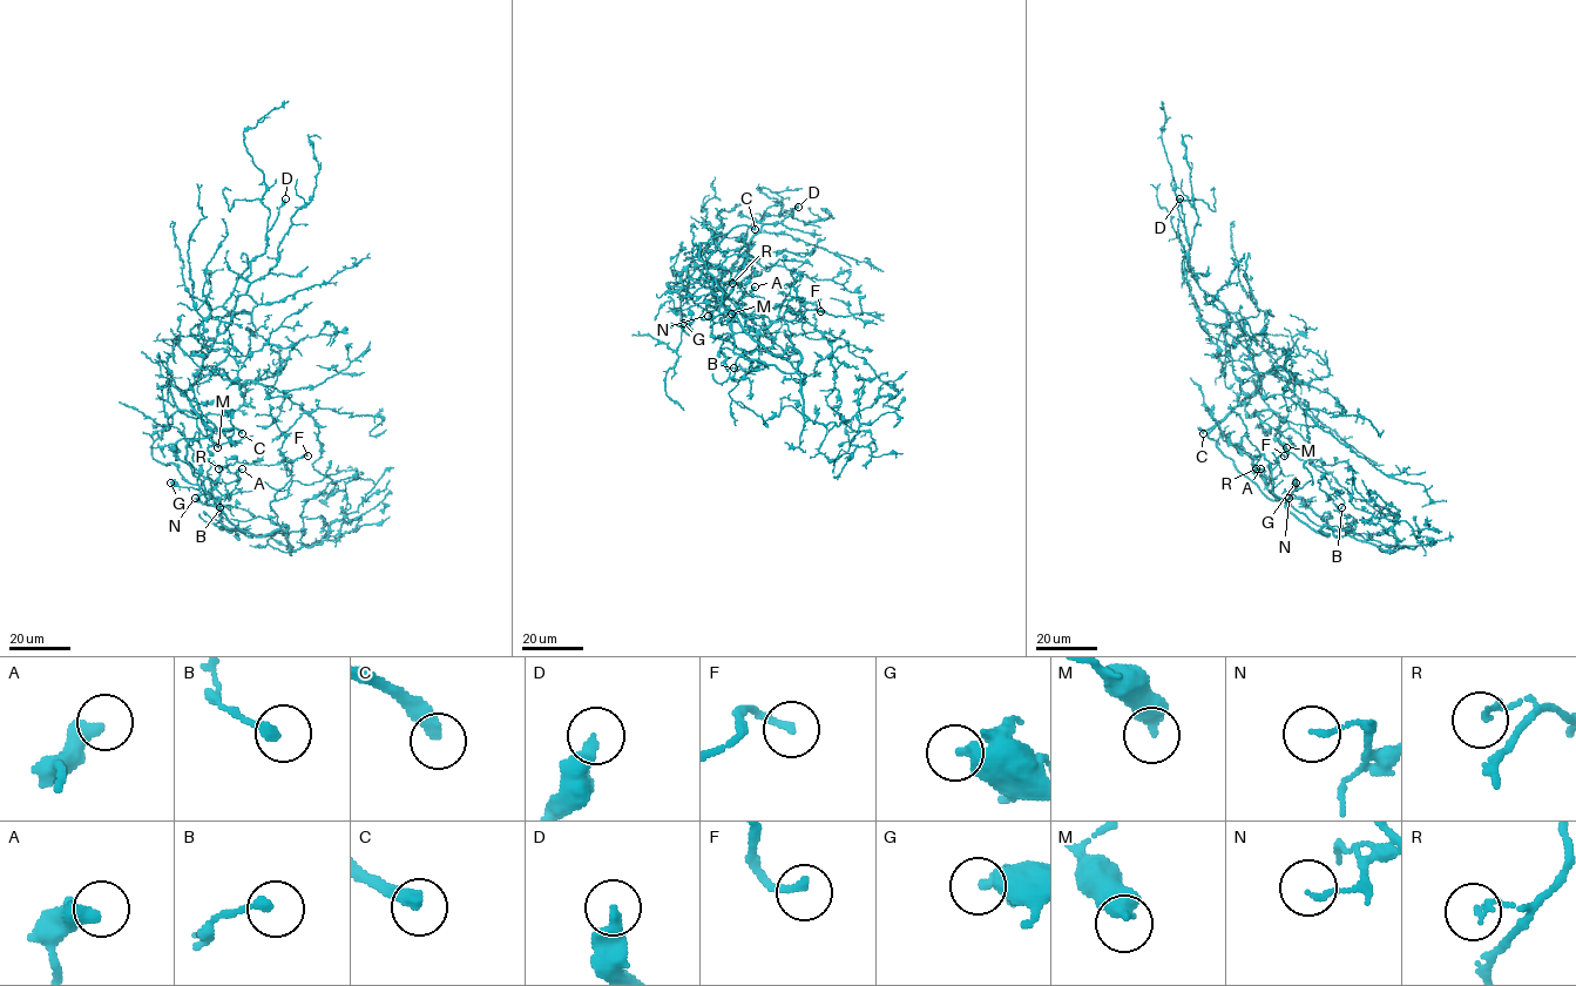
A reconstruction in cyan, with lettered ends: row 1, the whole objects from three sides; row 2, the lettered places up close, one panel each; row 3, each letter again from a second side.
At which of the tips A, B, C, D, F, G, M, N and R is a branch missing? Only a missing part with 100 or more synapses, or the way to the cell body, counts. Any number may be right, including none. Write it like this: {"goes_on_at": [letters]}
{"goes_on_at": ["C"]}

